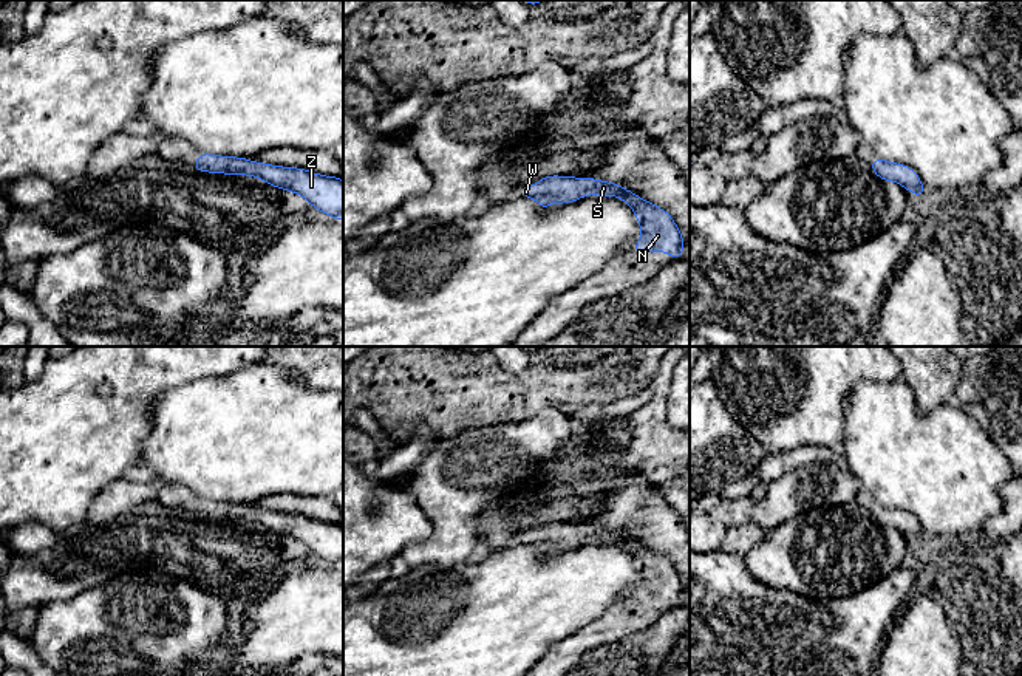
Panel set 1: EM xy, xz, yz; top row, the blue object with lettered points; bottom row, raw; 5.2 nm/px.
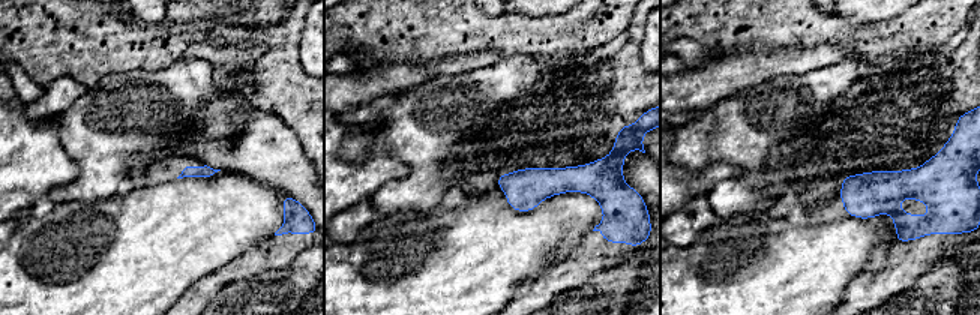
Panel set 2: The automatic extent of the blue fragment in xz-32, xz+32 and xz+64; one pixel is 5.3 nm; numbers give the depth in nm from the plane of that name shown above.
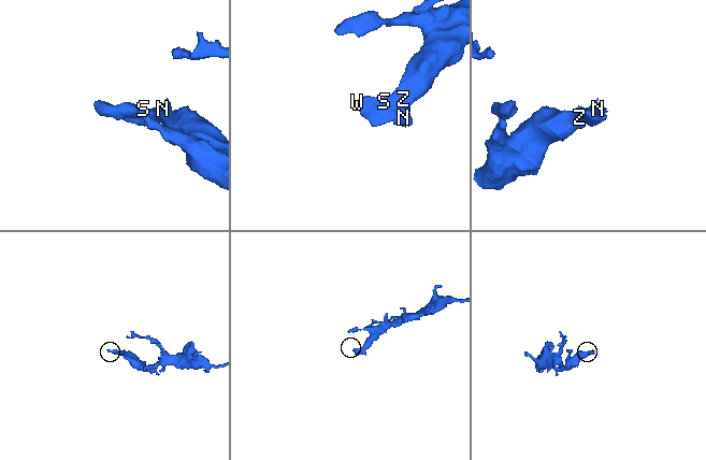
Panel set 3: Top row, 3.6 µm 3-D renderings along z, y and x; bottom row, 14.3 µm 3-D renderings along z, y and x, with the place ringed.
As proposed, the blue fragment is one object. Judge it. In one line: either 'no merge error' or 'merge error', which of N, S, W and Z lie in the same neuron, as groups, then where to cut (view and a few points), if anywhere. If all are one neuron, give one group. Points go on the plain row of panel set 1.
no merge error; groups N S W Z; cut none

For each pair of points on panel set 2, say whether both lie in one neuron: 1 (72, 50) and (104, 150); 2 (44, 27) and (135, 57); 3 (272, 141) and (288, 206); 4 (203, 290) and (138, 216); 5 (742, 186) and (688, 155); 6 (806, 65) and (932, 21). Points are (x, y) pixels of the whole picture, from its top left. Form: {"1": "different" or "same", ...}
{"1": "different", "2": "same", "3": "different", "4": "different", "5": "same", "6": "different"}

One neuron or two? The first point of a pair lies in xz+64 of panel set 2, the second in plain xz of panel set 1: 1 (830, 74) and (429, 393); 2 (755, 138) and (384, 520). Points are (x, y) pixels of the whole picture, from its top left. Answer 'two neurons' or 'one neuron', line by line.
1: two neurons
2: two neurons

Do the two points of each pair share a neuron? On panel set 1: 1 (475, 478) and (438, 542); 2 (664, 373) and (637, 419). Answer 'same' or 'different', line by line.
1: same
2: same

